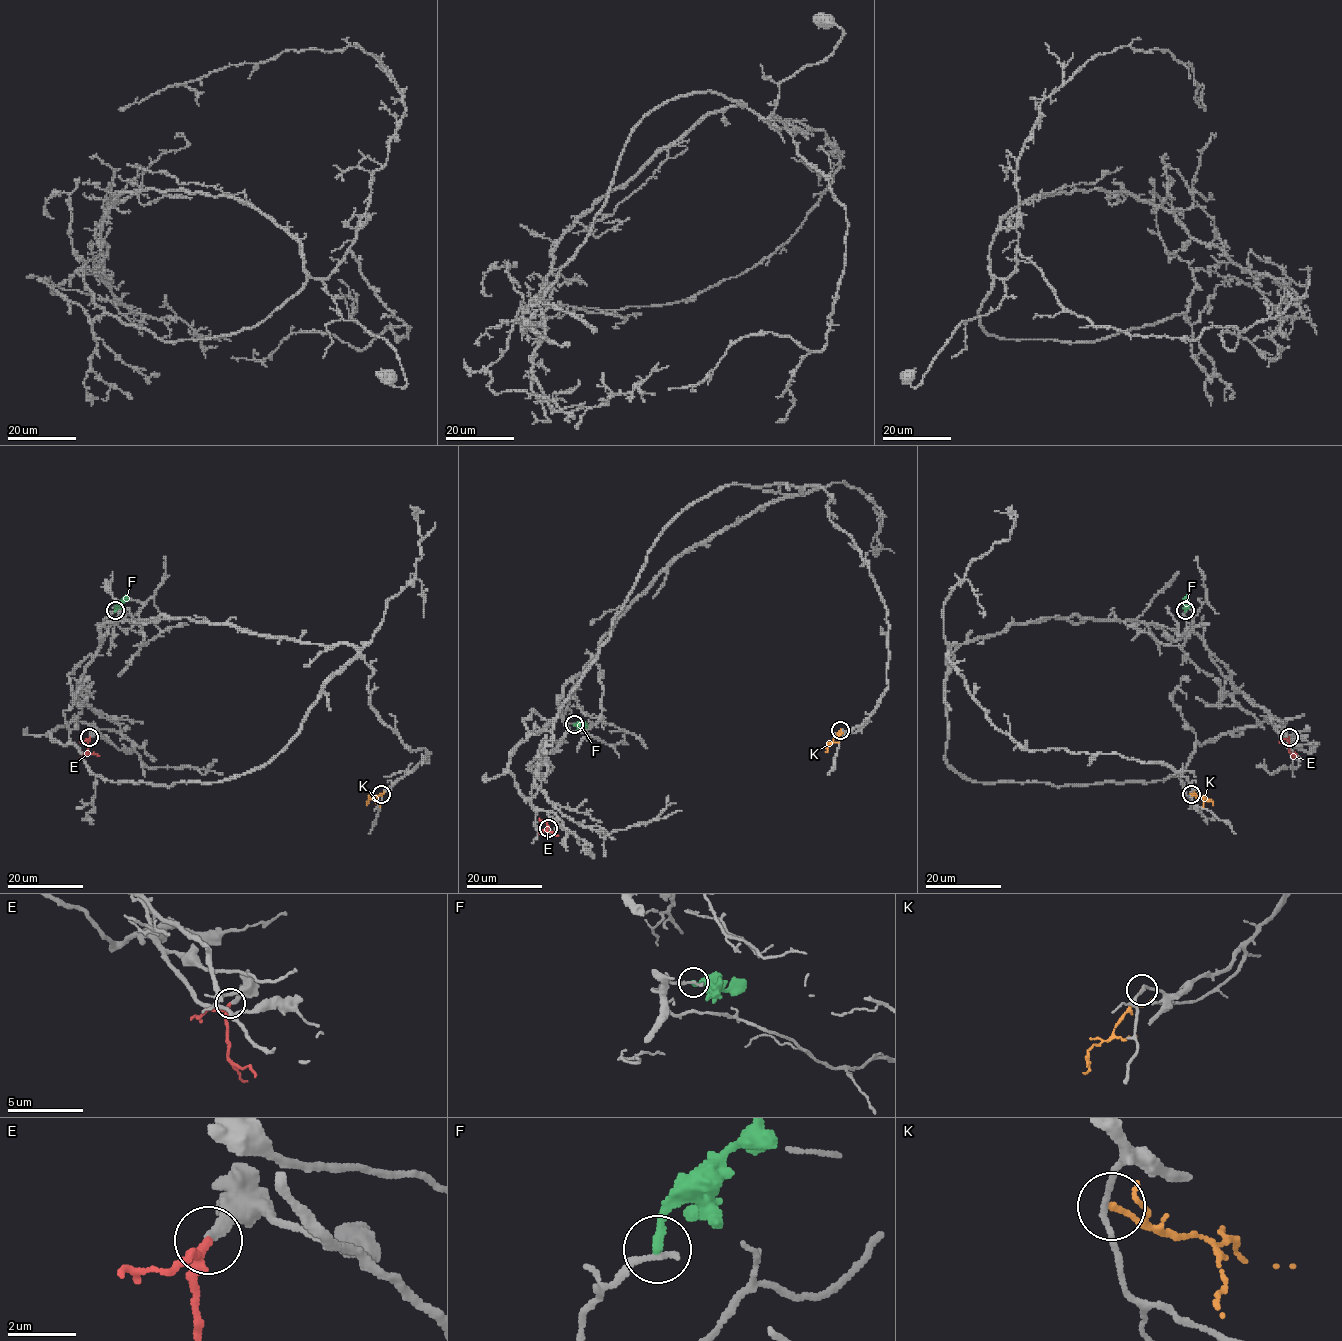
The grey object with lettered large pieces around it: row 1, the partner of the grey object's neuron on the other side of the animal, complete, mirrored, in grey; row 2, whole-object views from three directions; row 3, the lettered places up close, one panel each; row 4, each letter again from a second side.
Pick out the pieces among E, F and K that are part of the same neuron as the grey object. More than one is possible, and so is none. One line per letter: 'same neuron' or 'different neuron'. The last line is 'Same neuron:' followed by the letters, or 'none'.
E: same neuron
F: different neuron
K: different neuron
Same neuron: E

